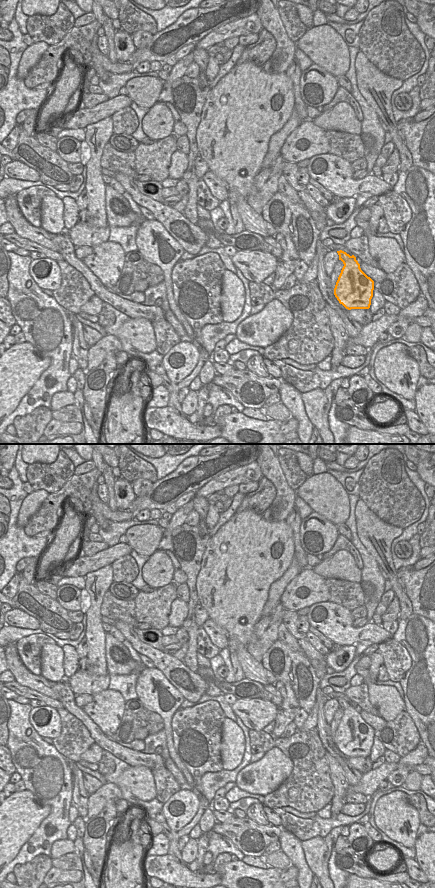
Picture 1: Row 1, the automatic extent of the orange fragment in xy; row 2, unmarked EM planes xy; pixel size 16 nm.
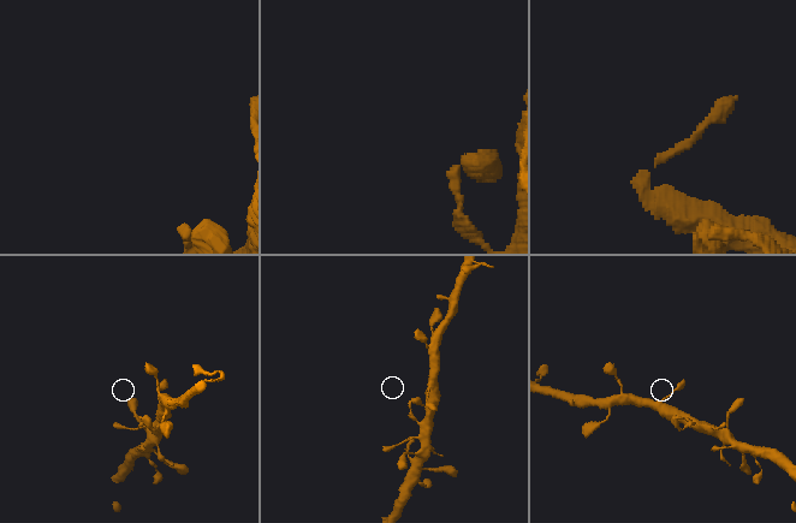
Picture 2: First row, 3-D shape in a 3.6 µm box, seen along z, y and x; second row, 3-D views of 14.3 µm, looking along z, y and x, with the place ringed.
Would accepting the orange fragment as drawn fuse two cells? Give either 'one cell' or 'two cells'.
one cell

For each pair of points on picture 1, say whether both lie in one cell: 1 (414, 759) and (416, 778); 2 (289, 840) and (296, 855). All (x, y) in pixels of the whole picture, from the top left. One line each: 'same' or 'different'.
1: different
2: same

